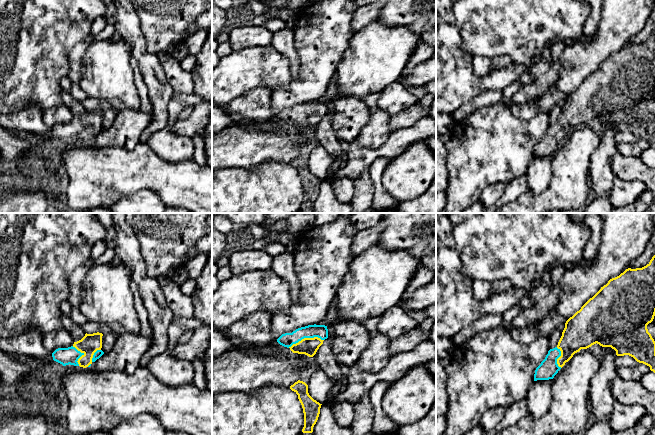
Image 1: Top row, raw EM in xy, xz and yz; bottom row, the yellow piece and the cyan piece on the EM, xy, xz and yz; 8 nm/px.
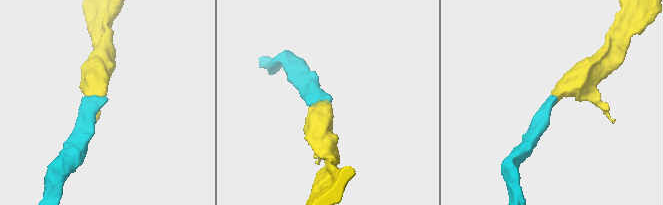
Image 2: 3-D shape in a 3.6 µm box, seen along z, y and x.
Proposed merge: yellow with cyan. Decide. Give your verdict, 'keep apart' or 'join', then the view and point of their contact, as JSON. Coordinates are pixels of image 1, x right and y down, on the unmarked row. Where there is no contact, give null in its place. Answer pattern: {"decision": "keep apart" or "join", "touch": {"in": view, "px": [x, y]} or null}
{"decision": "join", "touch": {"in": "xz", "px": [305, 114]}}

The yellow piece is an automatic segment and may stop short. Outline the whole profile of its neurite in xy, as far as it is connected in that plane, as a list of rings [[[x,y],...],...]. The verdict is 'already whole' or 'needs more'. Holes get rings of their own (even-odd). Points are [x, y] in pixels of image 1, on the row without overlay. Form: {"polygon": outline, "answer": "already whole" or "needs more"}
{"polygon": [[[102,109],[85,110],[71,123],[58,124],[52,129],[53,136],[66,141],[90,143],[93,138],[99,135],[104,128],[102,124]]], "answer": "needs more"}

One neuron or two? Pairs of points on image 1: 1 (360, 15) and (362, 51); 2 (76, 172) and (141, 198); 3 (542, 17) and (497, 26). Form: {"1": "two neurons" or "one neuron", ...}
{"1": "two neurons", "2": "two neurons", "3": "one neuron"}

